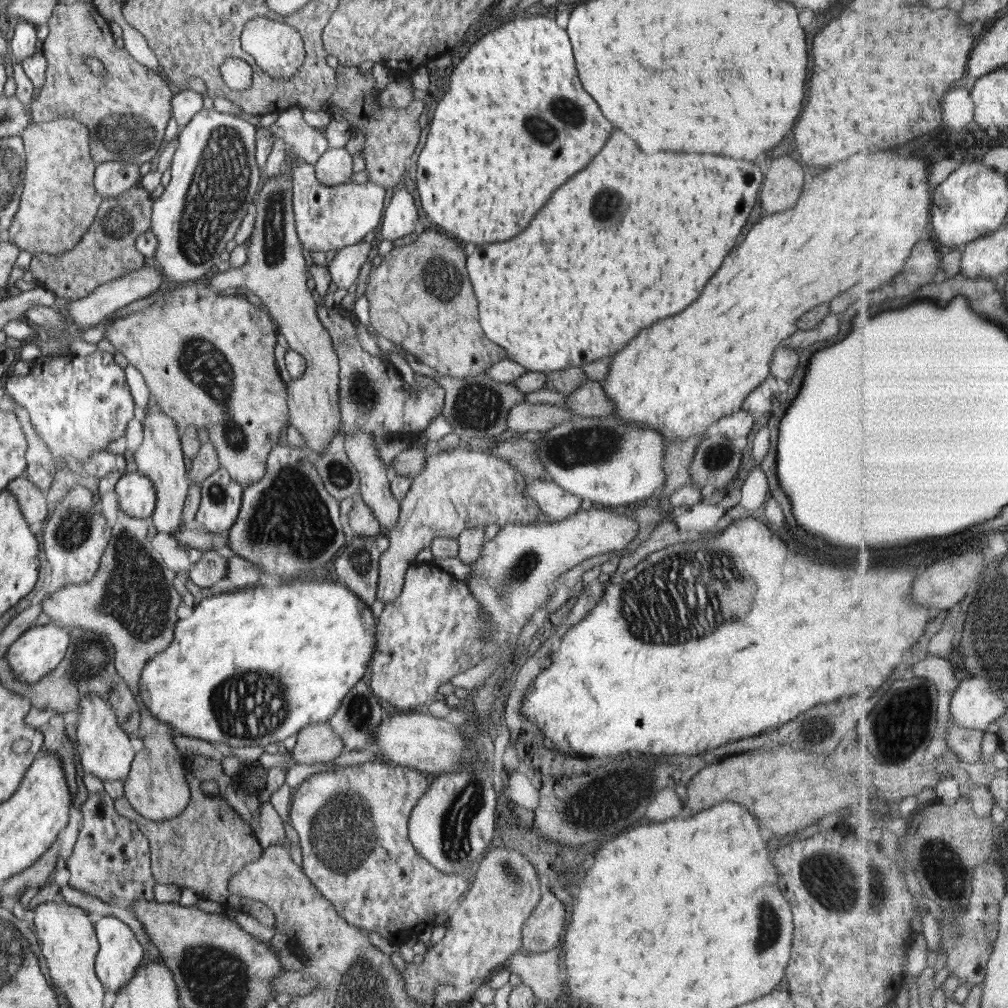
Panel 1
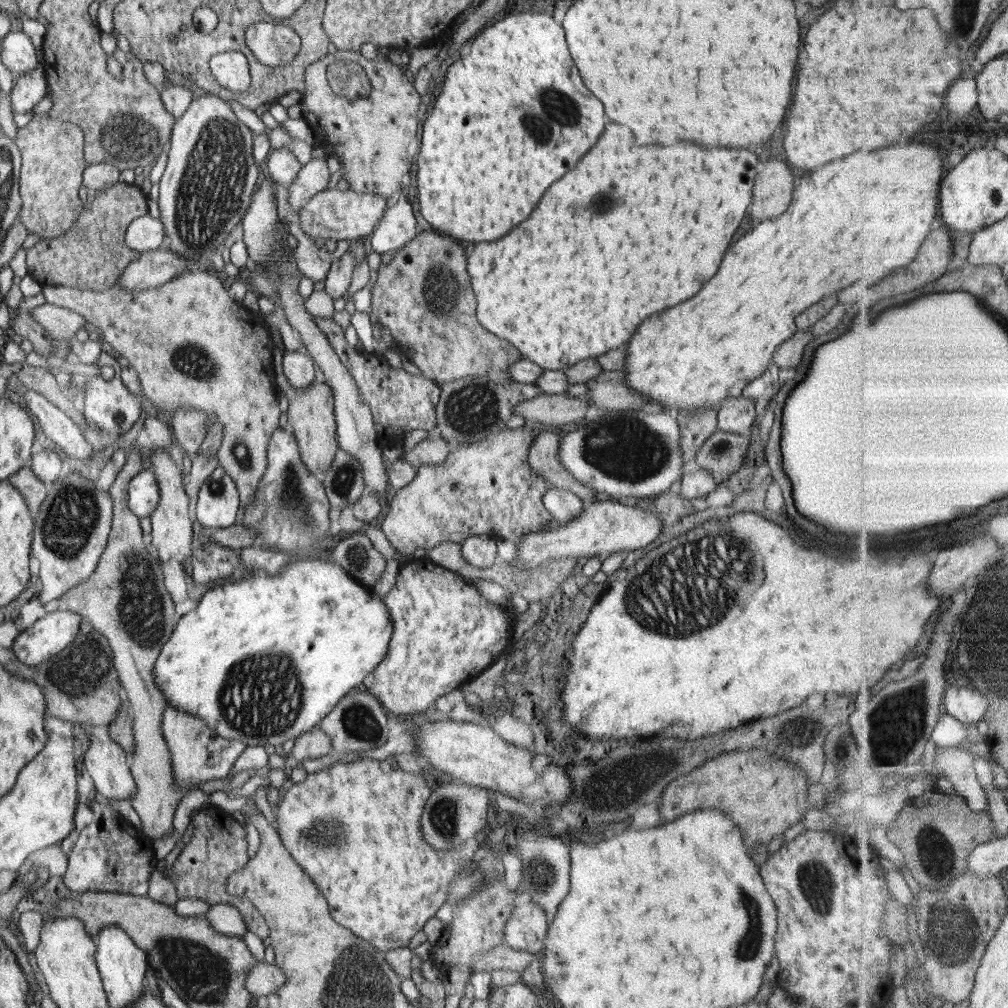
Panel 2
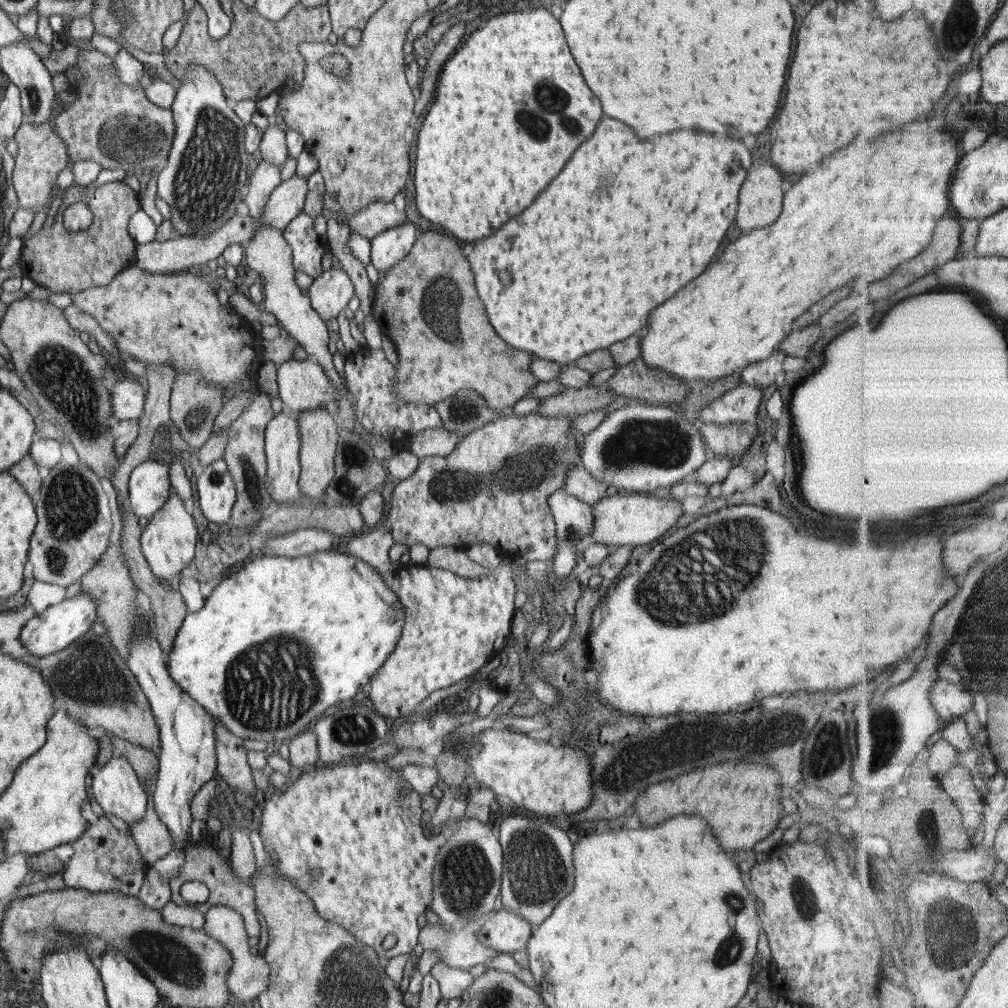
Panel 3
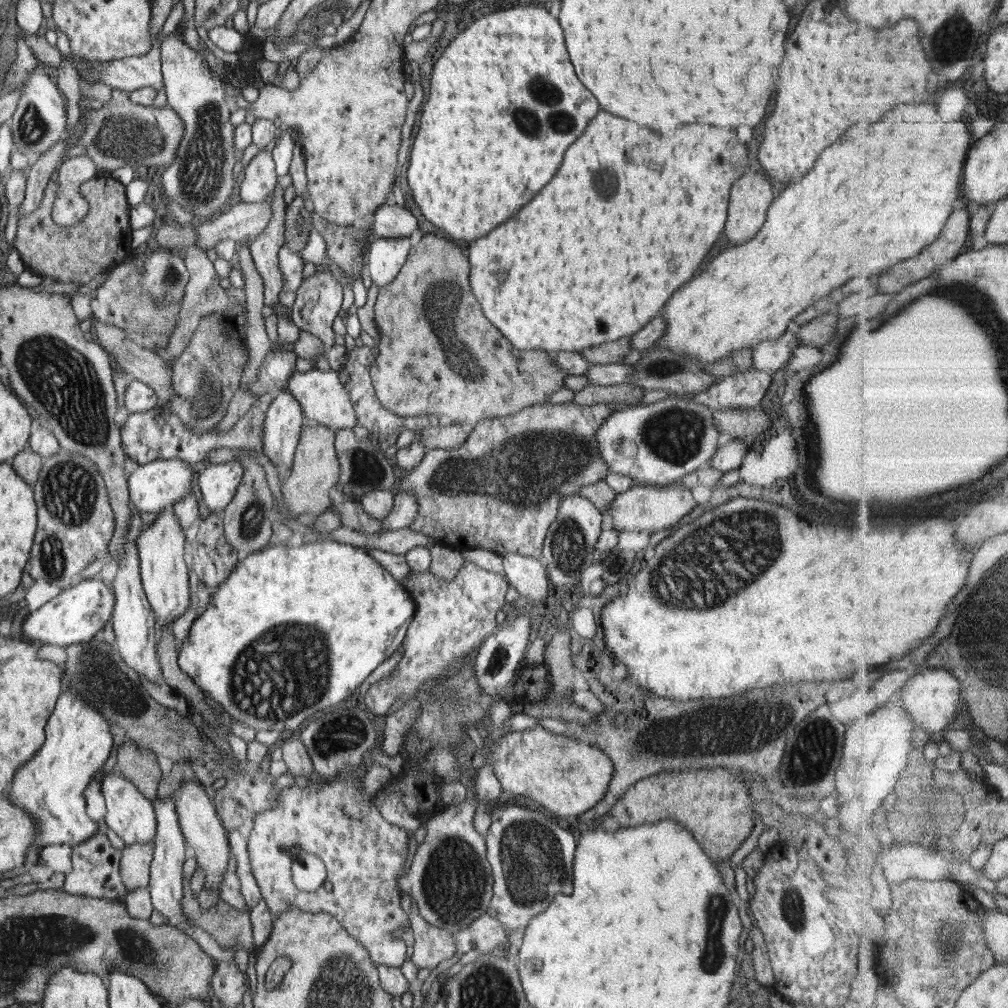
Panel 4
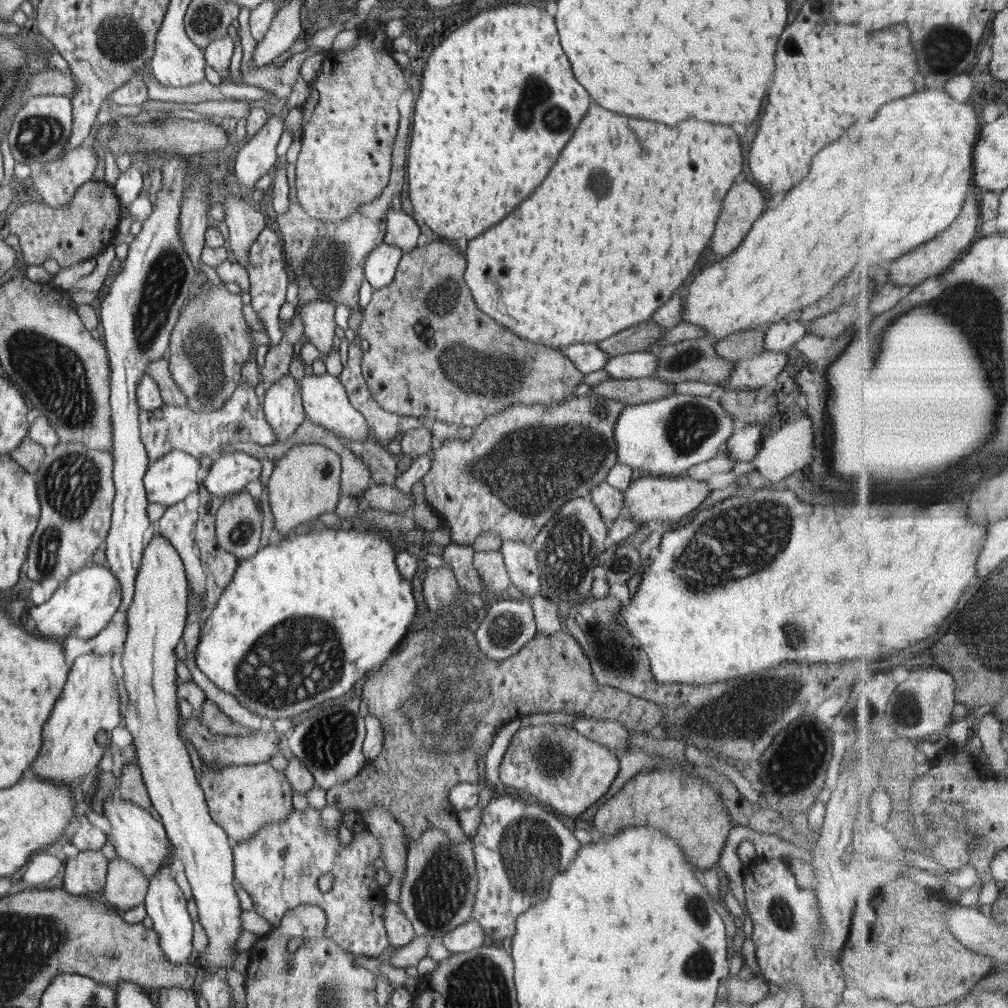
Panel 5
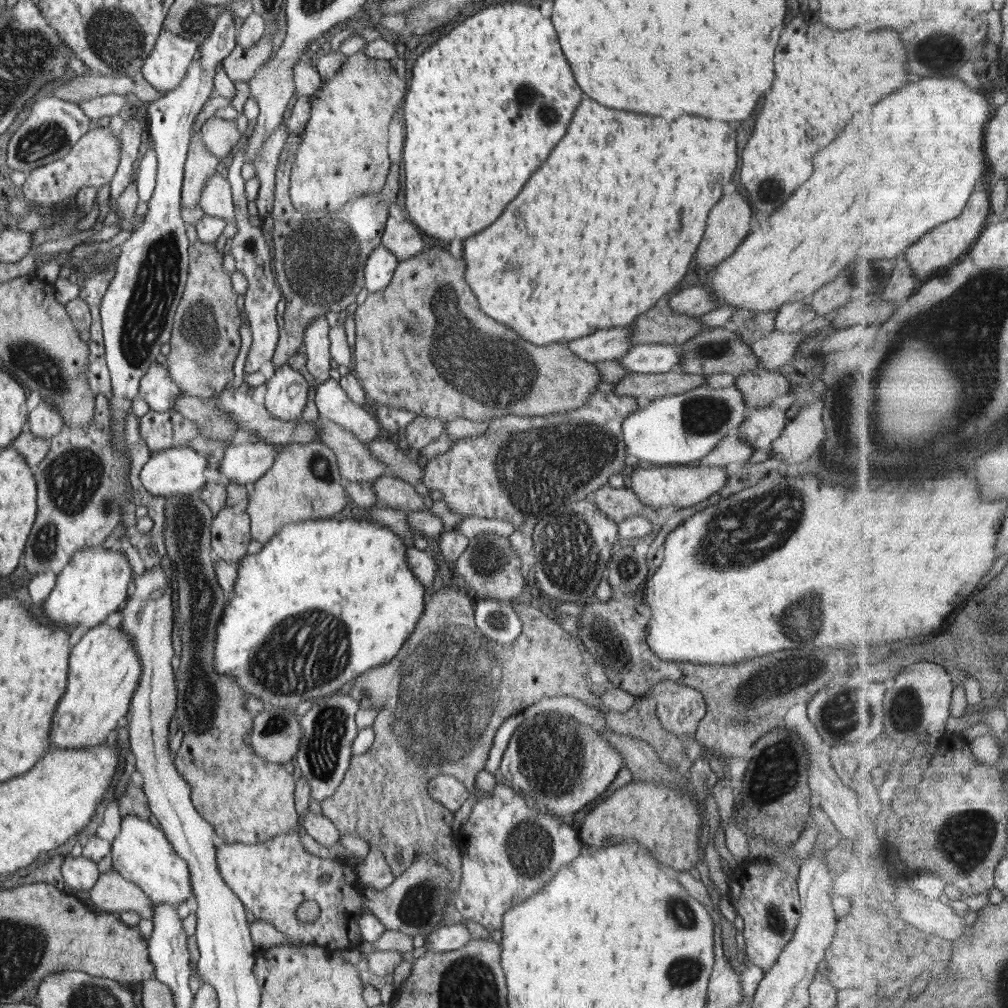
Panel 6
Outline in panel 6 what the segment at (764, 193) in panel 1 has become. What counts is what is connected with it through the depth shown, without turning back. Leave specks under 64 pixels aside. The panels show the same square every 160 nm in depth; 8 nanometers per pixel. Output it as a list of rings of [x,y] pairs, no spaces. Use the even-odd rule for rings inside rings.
[[[739,191],[732,192],[721,197],[712,207],[712,212],[708,216],[708,228],[706,234],[698,246],[697,266],[705,272],[727,259],[740,246],[740,243],[749,235],[753,229],[750,228],[750,218],[752,218],[751,204],[746,200],[746,196]]]

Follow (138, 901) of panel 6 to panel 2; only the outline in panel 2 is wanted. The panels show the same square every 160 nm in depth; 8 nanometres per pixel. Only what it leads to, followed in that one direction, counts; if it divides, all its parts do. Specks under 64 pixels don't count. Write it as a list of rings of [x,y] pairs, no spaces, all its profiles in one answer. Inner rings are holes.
[[[135,442],[130,448],[128,460],[123,461],[115,481],[110,486],[114,514],[112,530],[108,537],[106,548],[100,555],[98,566],[90,575],[90,578],[77,584],[61,596],[60,609],[77,612],[84,621],[92,624],[94,631],[98,631],[108,639],[112,649],[114,667],[118,671],[119,683],[127,692],[128,700],[130,701],[129,711],[133,717],[135,749],[133,754],[129,756],[129,767],[136,783],[136,792],[135,795],[131,796],[131,804],[138,813],[140,822],[142,822],[142,830],[140,832],[146,836],[150,847],[154,840],[157,838],[161,839],[163,836],[167,837],[171,830],[174,829],[172,825],[174,812],[178,808],[178,802],[184,798],[184,795],[189,790],[200,789],[208,794],[212,794],[217,790],[223,790],[228,793],[235,788],[242,788],[251,776],[257,775],[257,770],[244,770],[244,772],[237,772],[232,778],[212,779],[210,782],[202,782],[200,785],[190,785],[189,787],[177,787],[175,785],[172,753],[169,751],[161,731],[161,716],[164,714],[167,702],[163,698],[162,692],[155,687],[153,667],[160,649],[171,637],[177,625],[178,617],[176,616],[176,602],[174,602],[170,592],[164,585],[163,572],[157,572],[156,562],[158,562],[158,556],[149,547],[144,545],[144,534],[140,527],[140,520],[128,508],[129,482],[133,476],[136,476],[136,474],[143,470],[142,457],[140,457],[138,452],[139,450],[136,448]]]

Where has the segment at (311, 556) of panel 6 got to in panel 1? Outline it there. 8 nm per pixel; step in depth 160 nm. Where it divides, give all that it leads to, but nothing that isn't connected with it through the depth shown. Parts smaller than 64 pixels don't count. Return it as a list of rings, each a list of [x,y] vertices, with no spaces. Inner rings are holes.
[[[328,575],[328,580],[320,580],[318,584],[306,580],[300,582],[300,578],[296,578],[273,587],[255,584],[252,587],[236,589],[234,593],[216,591],[214,595],[202,599],[188,618],[176,621],[173,639],[168,648],[148,660],[143,667],[139,678],[139,693],[150,714],[160,722],[169,724],[174,733],[194,736],[211,743],[224,742],[229,747],[265,747],[267,744],[280,744],[285,738],[298,734],[308,725],[326,723],[331,719],[342,704],[343,698],[366,674],[372,653],[375,651],[376,631],[376,622],[370,606],[362,602],[362,599],[335,576]]]

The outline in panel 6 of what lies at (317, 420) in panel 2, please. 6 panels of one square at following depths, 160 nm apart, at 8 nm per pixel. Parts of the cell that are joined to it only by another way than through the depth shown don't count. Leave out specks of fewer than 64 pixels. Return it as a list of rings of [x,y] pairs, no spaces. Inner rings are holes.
[[[321,442],[286,445],[249,495],[246,514],[250,518],[251,538],[264,544],[285,525],[336,517],[348,504],[344,484],[337,459],[328,446]]]

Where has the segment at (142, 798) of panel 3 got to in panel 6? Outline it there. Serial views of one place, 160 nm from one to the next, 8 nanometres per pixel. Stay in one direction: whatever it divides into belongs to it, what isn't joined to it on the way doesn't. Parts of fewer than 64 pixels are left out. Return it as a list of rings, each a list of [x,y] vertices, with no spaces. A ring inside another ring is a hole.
[[[134,815],[122,818],[120,833],[111,843],[111,851],[113,869],[125,880],[136,884],[152,904],[179,906],[183,902],[192,903],[192,884],[186,862],[173,849],[165,832],[156,828],[149,820],[145,821]]]

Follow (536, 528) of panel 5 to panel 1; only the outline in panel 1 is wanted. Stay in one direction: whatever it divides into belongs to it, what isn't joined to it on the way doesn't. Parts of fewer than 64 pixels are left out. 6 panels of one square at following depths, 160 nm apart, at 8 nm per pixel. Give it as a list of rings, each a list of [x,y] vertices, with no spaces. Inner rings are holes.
[[[462,446],[454,451],[428,456],[423,469],[411,479],[411,487],[399,503],[396,525],[390,527],[390,546],[379,558],[377,599],[385,605],[396,600],[403,589],[407,568],[414,564],[420,550],[431,546],[432,539],[456,539],[464,529],[468,529],[468,502],[482,484],[486,488],[490,486],[490,500],[500,500],[500,514],[496,512],[500,528],[508,524],[533,525],[544,520],[536,501],[523,494],[526,478],[515,466],[494,457],[492,452],[472,452]]]

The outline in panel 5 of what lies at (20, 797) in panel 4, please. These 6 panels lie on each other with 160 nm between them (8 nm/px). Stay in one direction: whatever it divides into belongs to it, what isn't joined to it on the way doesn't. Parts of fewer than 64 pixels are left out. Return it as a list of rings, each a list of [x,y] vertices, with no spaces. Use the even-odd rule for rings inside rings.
[[[92,651],[76,658],[61,695],[44,723],[40,753],[27,771],[29,776],[40,780],[69,784],[73,788],[73,798],[82,803],[84,798],[80,786],[88,782],[87,778],[111,745],[113,730],[122,720],[112,663],[111,652]],[[78,804],[78,808],[74,811],[74,820],[66,834],[70,837],[70,842],[75,844],[80,851],[101,850],[108,837],[102,830],[90,823],[87,813],[81,805]]]

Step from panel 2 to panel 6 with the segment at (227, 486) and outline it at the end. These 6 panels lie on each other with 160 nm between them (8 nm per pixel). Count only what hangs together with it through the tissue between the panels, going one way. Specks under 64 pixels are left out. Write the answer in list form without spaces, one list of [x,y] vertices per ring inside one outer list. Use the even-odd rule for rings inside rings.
[[[257,440],[254,444],[232,444],[226,449],[219,472],[234,484],[255,483],[264,476],[280,454],[277,445],[264,440]]]

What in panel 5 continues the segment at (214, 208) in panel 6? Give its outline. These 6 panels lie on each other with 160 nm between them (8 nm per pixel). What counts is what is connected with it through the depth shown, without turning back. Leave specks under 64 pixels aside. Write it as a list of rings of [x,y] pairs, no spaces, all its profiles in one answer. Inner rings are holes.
[[[230,190],[228,196],[224,203],[214,203],[226,207],[224,221],[229,228],[228,244],[237,262],[244,267],[249,261],[250,246],[268,224],[266,216],[257,209],[254,199],[238,199]]]

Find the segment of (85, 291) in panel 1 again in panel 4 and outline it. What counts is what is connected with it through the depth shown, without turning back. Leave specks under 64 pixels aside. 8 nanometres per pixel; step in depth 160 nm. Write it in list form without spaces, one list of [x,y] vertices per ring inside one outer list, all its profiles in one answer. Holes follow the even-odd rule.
[[[59,167],[44,188],[40,206],[34,212],[22,215],[17,222],[15,248],[28,271],[42,277],[50,276],[54,282],[75,282],[83,286],[105,270],[122,263],[127,254],[133,252],[130,247],[131,207],[126,198],[126,187],[109,175],[99,175],[79,188],[90,205],[84,220],[73,226],[60,226],[51,217],[59,188],[58,172]]]

